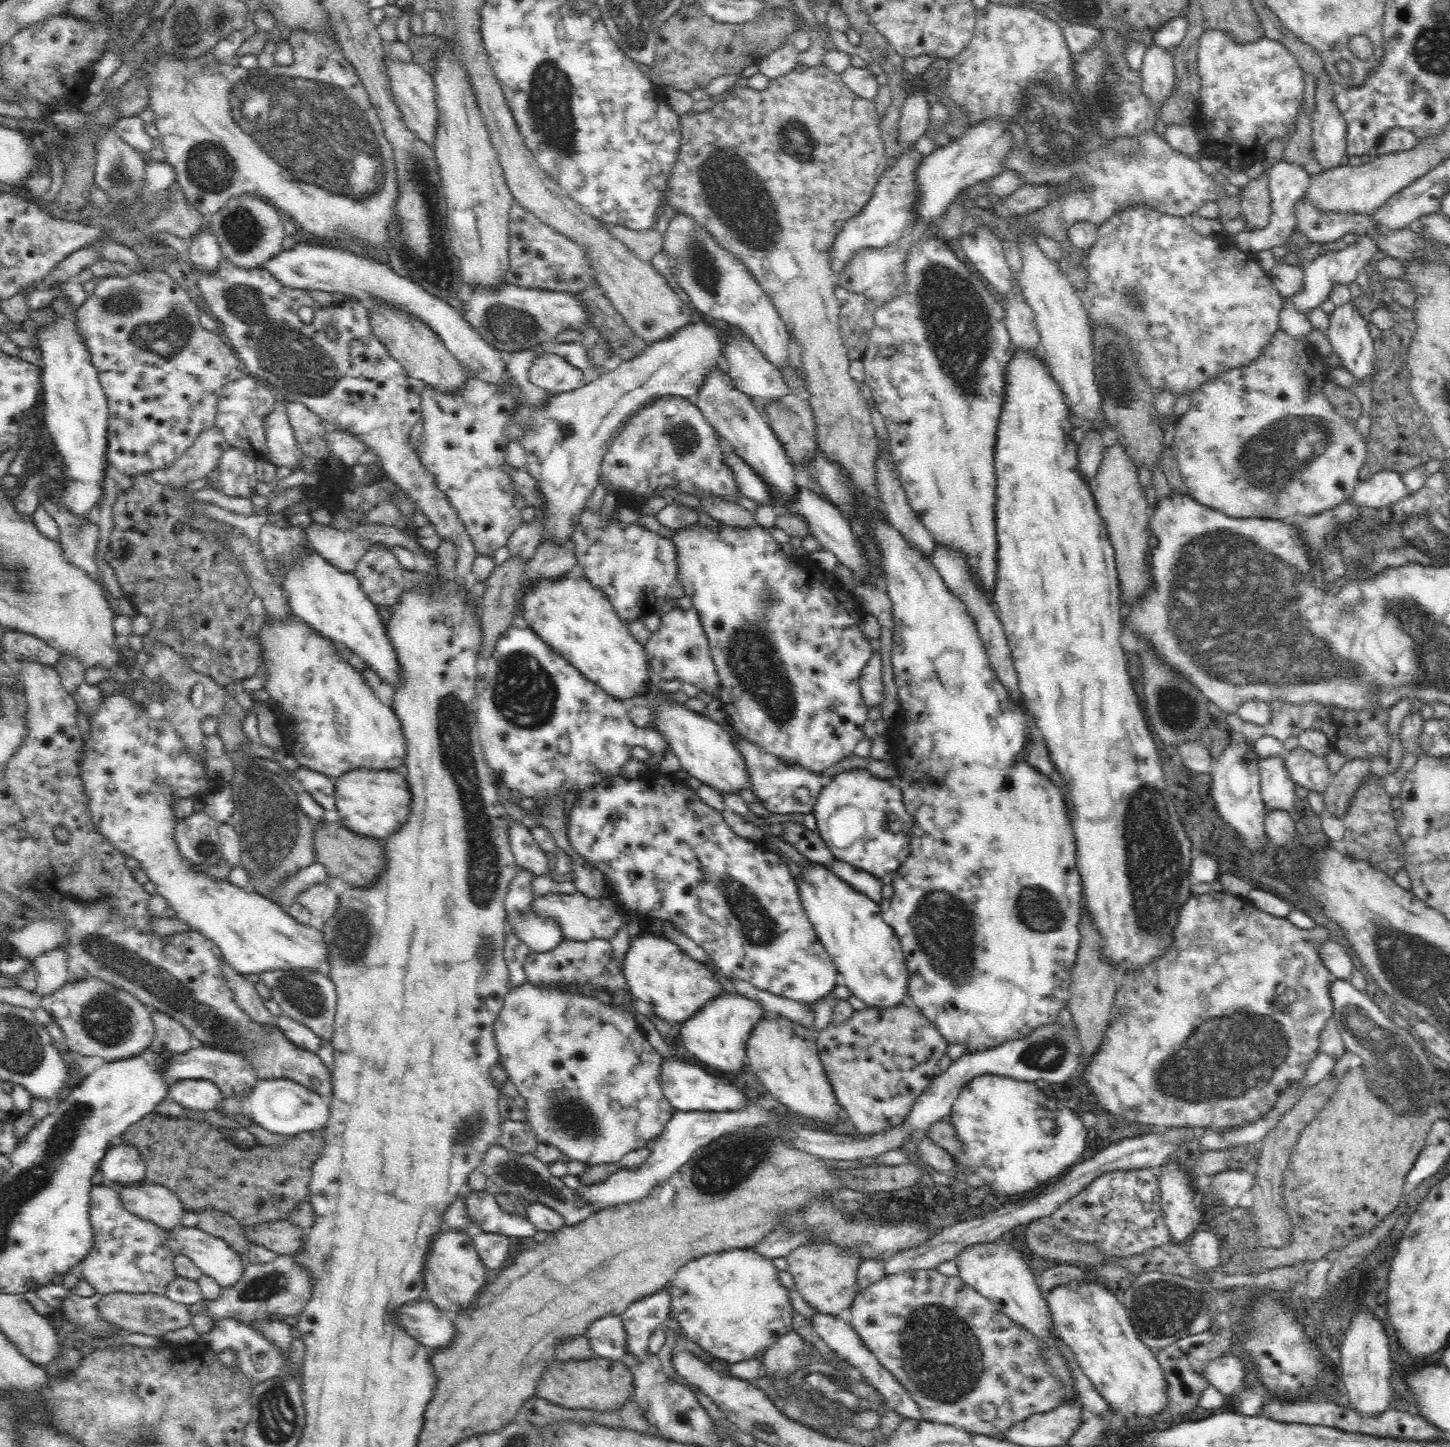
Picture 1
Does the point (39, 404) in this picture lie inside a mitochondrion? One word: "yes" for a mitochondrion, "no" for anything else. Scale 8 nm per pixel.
no

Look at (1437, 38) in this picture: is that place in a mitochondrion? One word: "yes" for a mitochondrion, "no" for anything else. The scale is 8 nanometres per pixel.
yes

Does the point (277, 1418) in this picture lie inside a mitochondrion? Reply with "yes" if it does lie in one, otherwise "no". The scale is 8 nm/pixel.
yes

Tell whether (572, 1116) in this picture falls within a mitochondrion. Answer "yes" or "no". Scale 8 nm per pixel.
yes

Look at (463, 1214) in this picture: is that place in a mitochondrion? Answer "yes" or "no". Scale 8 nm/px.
no

